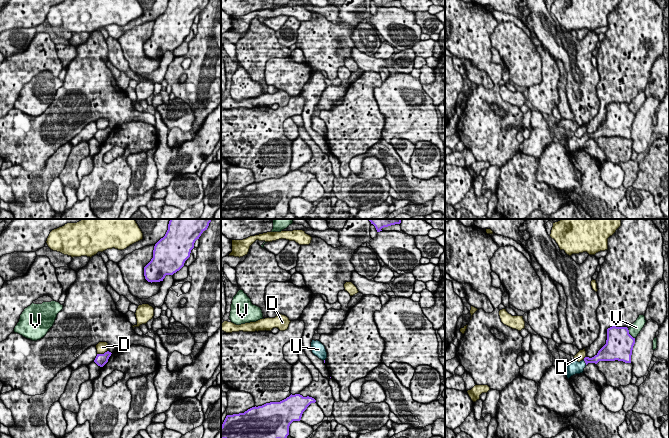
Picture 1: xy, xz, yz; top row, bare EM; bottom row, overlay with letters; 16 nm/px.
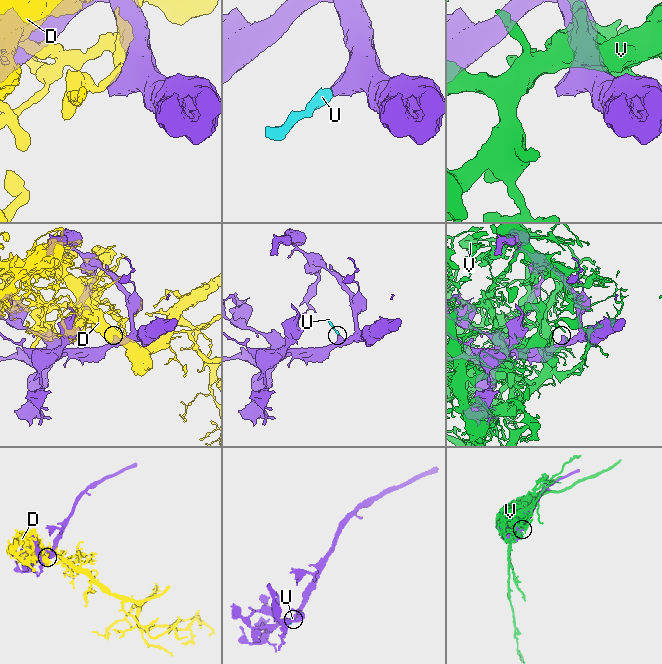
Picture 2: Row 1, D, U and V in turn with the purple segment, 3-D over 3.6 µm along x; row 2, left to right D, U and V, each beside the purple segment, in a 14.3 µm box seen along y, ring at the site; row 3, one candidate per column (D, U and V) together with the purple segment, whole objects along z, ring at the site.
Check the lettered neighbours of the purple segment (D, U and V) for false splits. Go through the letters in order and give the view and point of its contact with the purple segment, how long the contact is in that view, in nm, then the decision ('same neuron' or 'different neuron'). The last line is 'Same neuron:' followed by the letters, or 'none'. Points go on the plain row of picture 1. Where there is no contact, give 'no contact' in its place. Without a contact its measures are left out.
D: xy (102, 130) | 190 nm | different neuron
U: yz (585, 138) | 100 nm | same neuron
V: yz (629, 110) | 220 nm | different neuron
Same neuron: U

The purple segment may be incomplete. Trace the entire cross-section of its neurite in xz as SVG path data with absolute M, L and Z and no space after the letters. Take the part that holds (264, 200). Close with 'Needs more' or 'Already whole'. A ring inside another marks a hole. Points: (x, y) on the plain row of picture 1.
M291 170L280 178L227 191L221 202L221 219L275 219L277 215L285 216L290 200L300 197L303 188L315 178L312 173Z. Already whole

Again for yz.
M612 102L607 105L606 120L592 133L585 133L578 138L574 135L568 140L566 152L569 155L575 150L583 149L588 139L597 140L599 137L623 137L631 139L631 131L635 114L629 110L627 103Z. Needs more

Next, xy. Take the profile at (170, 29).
M168 0L168 6L154 22L153 34L144 43L144 52L148 58L163 57L166 51L173 51L179 47L190 33L194 19L207 6L209 0Z. Already whole

